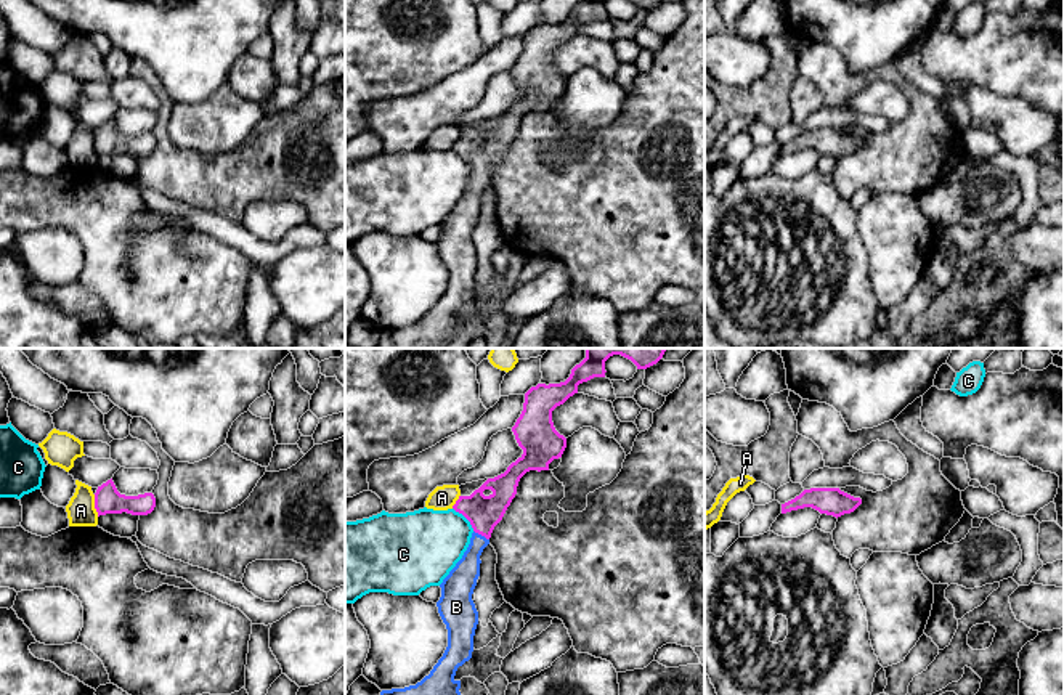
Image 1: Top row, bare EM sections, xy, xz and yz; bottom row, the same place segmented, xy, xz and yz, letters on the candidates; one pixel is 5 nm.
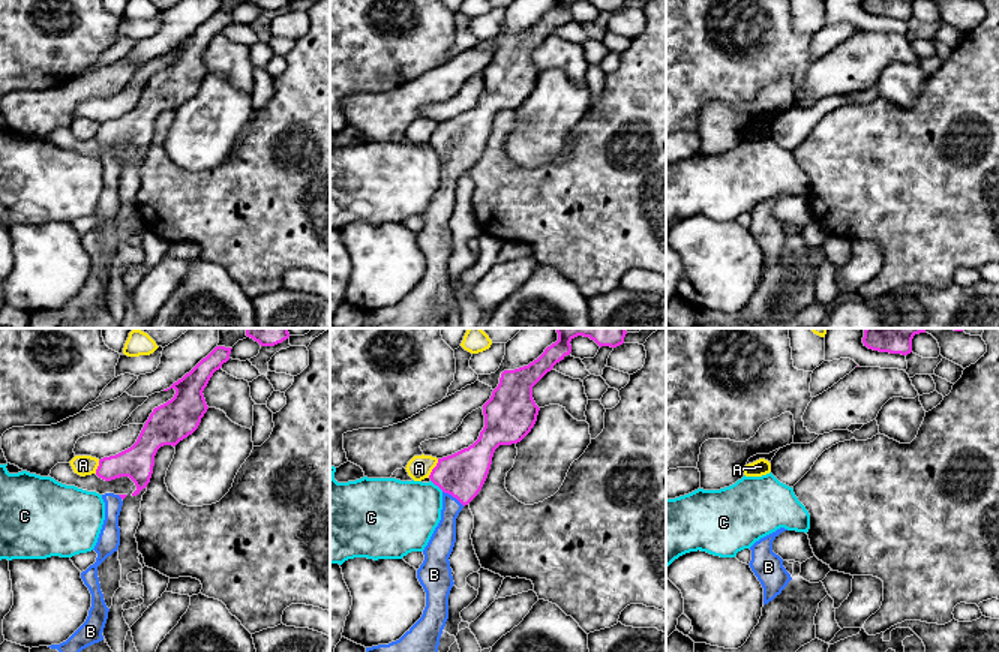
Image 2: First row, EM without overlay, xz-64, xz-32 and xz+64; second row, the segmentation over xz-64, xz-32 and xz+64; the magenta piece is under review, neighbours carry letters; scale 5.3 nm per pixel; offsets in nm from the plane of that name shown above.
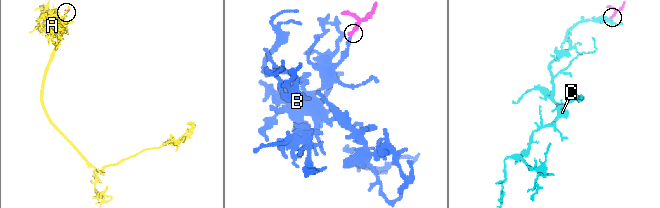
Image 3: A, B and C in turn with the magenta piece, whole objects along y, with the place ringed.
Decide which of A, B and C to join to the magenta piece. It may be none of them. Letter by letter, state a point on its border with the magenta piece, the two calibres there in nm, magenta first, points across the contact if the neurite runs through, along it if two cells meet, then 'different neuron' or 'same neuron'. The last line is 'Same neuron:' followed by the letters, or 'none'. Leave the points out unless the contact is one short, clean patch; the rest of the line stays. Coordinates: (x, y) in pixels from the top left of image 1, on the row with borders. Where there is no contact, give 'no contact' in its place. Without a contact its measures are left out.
A: xy (95, 506) | 140/140 nm | different neuron
B: xz (482, 535) | 170/140 nm | across xz (483, 512), (482, 535), (462, 578) | same neuron
C: xz (466, 517) | 170/360 nm | along xz (453, 508), (474, 530) | different neuron
Same neuron: B

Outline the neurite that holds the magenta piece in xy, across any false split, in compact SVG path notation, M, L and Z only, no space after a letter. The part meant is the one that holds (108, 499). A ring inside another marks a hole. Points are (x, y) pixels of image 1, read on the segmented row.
M108 480L98 486L95 493L95 509L99 515L106 514L132 514L132 515L148 515L156 507L156 498L152 493L144 493L138 496L120 494L112 482Z

